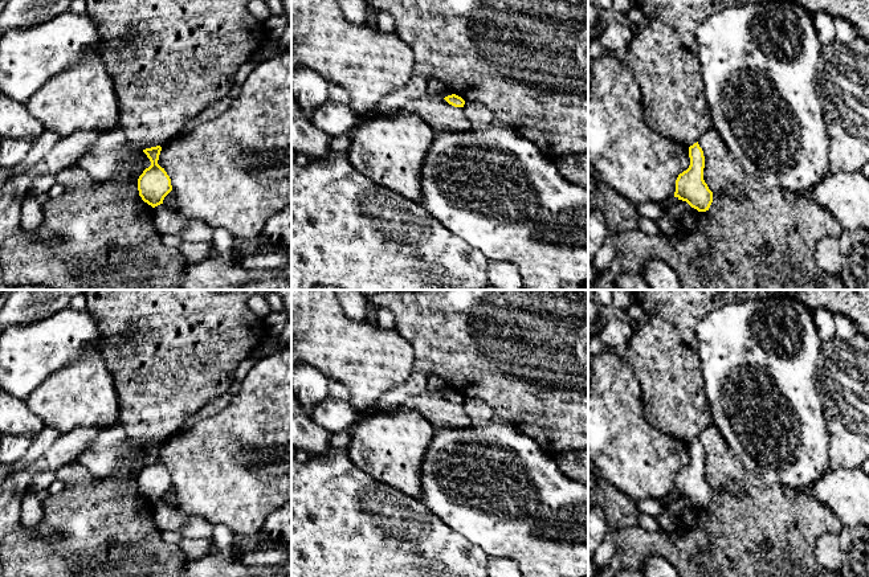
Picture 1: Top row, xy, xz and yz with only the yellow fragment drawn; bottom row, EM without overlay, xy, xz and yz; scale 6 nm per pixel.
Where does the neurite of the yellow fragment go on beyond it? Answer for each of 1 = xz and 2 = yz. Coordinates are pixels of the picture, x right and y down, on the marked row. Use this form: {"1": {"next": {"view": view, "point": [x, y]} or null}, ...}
{"1": {"next": null}, "2": {"next": null}}

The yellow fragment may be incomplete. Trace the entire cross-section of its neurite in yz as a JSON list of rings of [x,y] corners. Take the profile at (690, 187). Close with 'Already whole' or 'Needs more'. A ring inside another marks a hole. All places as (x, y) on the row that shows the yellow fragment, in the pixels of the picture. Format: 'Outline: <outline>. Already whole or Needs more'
Outline: [[[698,142],[689,147],[690,165],[676,180],[674,197],[686,201],[698,212],[709,210],[713,192],[703,180],[705,156]]]. Already whole

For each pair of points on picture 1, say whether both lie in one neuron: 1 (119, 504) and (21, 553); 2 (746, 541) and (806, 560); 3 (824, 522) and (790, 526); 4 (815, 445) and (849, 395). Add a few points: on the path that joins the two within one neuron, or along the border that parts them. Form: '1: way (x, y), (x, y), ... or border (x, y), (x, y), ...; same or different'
1: way (96, 528), (68, 556), (45, 556); same
2: way (761, 556), (765, 560), (791, 560); same
3: way (816, 522), (798, 524); same
4: border (819, 396), (827, 428), (828, 457); different

